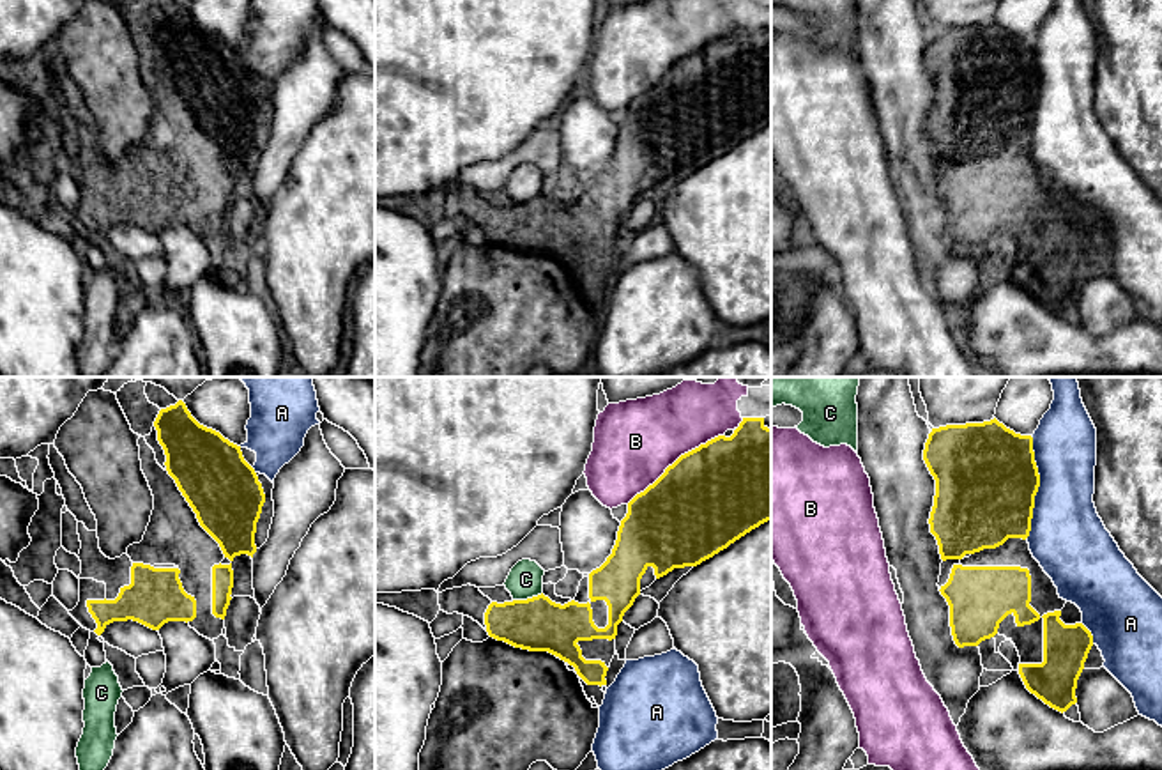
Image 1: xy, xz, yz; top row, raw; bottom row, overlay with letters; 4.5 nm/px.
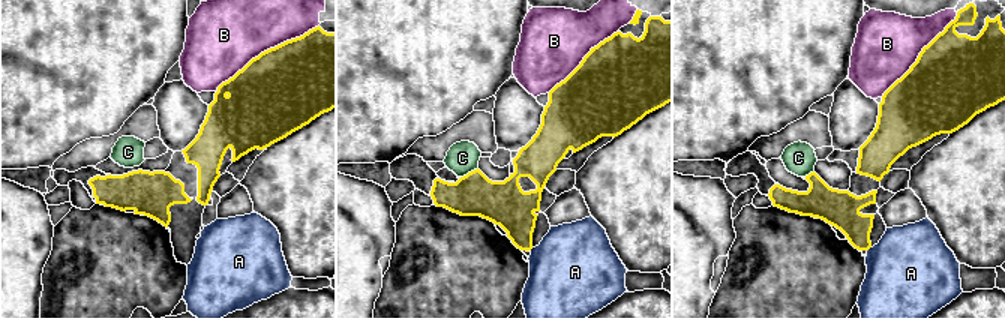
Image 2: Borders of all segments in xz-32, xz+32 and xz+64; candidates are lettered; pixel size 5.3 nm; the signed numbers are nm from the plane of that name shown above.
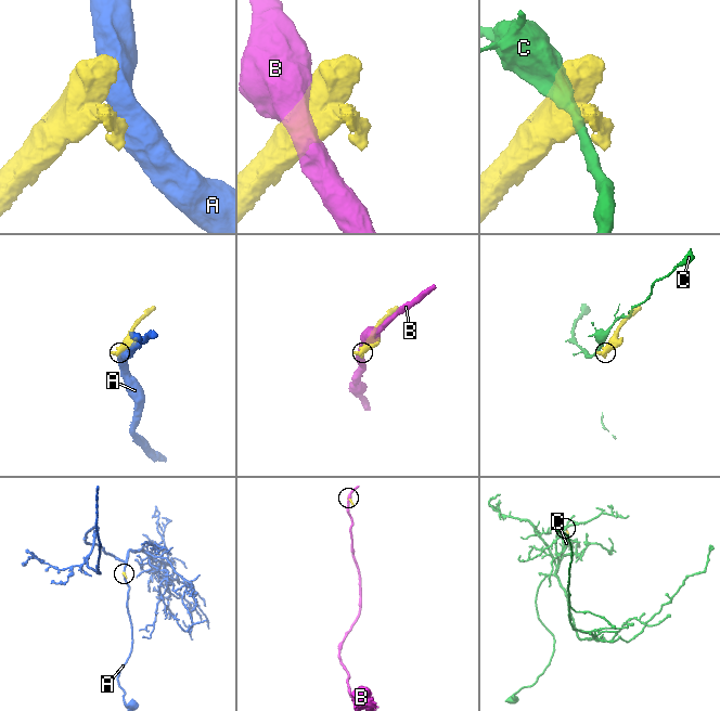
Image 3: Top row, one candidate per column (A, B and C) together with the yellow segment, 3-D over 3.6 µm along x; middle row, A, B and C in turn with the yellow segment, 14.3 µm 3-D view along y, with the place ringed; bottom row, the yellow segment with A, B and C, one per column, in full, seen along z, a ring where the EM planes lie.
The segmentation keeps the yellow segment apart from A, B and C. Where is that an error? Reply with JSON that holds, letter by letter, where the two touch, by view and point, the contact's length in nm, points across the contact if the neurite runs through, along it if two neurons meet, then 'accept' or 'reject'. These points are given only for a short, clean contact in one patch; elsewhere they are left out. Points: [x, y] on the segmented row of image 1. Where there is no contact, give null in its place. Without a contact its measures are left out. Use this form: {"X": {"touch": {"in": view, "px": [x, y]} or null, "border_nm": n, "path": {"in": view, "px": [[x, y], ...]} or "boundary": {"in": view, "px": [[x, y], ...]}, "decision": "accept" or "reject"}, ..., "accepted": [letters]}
{"A": {"touch": {"in": "yz", "px": [1039, 485]}, "border_nm": 460, "decision": "reject"}, "B": {"touch": {"in": "xz", "px": [676, 461]}, "border_nm": 550, "decision": "reject"}, "C": {"touch": {"in": "xz", "px": [527, 599]}, "border_nm": 140, "decision": "reject"}, "accepted": []}

